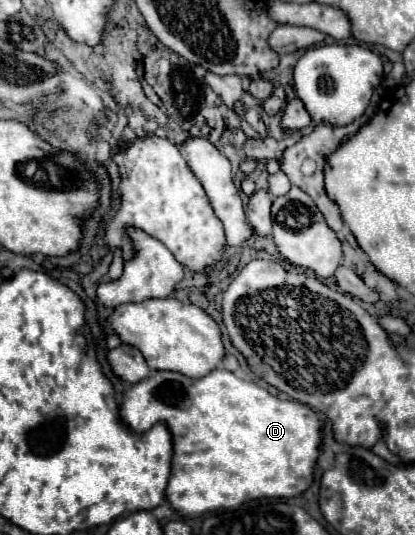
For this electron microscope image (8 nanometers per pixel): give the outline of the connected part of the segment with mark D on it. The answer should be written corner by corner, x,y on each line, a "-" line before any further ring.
215,368
203,378
187,378
177,372
155,372
133,384
119,402
119,420
133,432
147,432
155,424
165,424
173,438
173,468
165,490
167,502
181,516
197,518
219,508
235,508
257,498
293,498
305,492
313,480
313,466
319,456
321,420
305,404
281,400
250,382
238,368
229,372

